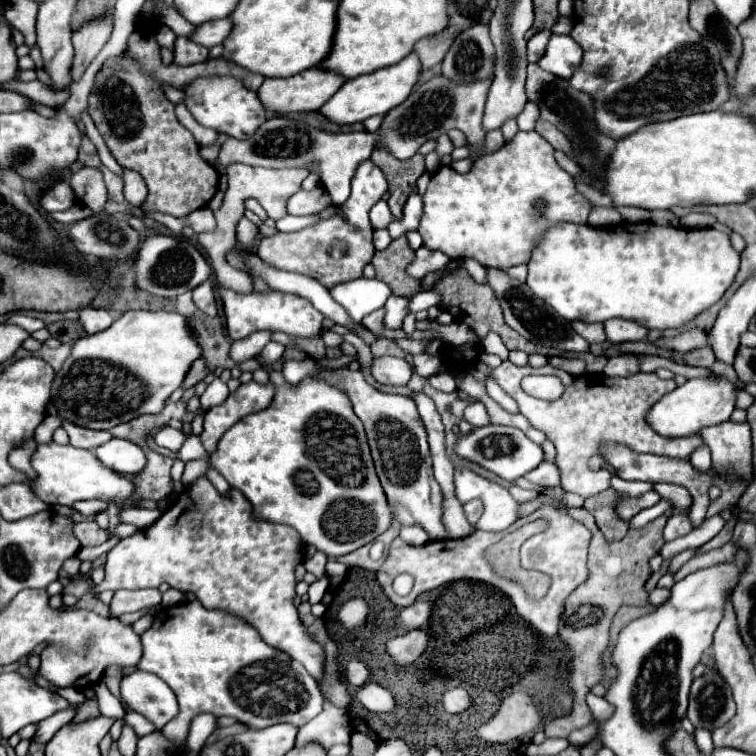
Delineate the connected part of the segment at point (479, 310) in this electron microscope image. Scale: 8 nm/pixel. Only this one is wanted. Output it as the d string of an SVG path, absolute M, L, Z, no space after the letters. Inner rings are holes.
M459 268L453 274L443 274L443 278L439 280L439 284L435 286L435 290L439 294L443 294L443 302L439 304L443 310L451 312L457 320L469 324L471 328L475 328L479 340L483 340L487 336L487 332L513 332L513 338L517 338L517 348L529 348L531 352L531 342L527 342L525 338L519 338L519 334L515 330L511 330L505 320L503 320L503 310L499 300L495 298L493 290L489 286L479 286L465 268Z

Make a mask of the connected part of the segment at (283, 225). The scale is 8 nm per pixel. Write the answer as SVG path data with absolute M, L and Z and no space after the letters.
M287 214L283 218L276 221L276 228L280 232L289 233L313 225L317 223L319 220L320 218L317 215L292 216Z

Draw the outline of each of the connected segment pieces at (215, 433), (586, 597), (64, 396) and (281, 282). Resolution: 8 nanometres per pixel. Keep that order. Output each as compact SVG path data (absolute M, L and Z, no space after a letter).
M257 382L241 384L235 394L231 394L223 404L211 408L203 416L203 432L201 432L201 442L207 452L215 450L215 444L219 438L225 434L227 428L231 428L239 418L259 412L265 406L269 406L273 398L273 386L261 386Z
M571 508L569 516L579 520L591 530L592 539L589 545L588 562L589 576L583 584L579 584L569 598L563 604L563 614L559 622L559 638L569 648L571 664L567 670L567 684L573 690L575 702L573 710L567 716L555 718L543 726L543 732L547 736L563 736L567 738L569 732L575 728L585 726L585 718L589 716L589 706L585 704L585 694L591 690L593 684L601 680L601 654L609 644L609 626L623 604L643 606L647 602L647 592L643 590L643 584L649 578L649 560L661 550L663 546L663 526L667 522L667 516L659 516L651 520L641 530L629 530L627 536L619 542L607 542L605 536L599 532L595 518L585 508Z
M125 312L119 320L115 320L107 330L97 334L81 336L73 348L69 358L63 362L61 370L55 374L51 388L51 402L57 408L57 414L83 428L91 430L111 430L113 426L135 420L143 414L159 414L165 406L165 400L177 390L191 366L193 360L201 356L199 346L191 338L187 330L185 318L171 312Z
M249 254L247 258L243 258L247 262L247 268L251 270L251 274L255 274L257 278L261 278L269 288L273 290L281 290L281 292L291 292L291 294L299 294L303 298L307 298L321 314L325 314L325 318L341 324L341 326L351 326L359 330L359 338L365 340L365 344L373 344L377 340L377 336L369 330L363 330L363 326L357 326L351 322L351 318L347 316L347 312L331 298L329 290L325 286L321 286L317 280L303 276L303 274L295 274L295 272L287 272L287 270L277 270L275 266L267 264L265 260L261 260L257 254Z

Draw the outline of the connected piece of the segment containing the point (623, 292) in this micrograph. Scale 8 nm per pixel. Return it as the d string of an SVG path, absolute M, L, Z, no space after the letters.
M559 222L537 238L527 266L527 286L531 292L547 302L559 316L567 318L567 322L625 318L639 322L647 330L667 330L681 328L723 298L739 272L739 252L733 250L729 236L715 228L693 230L657 226L653 222L623 222L613 228L593 228L589 224Z

